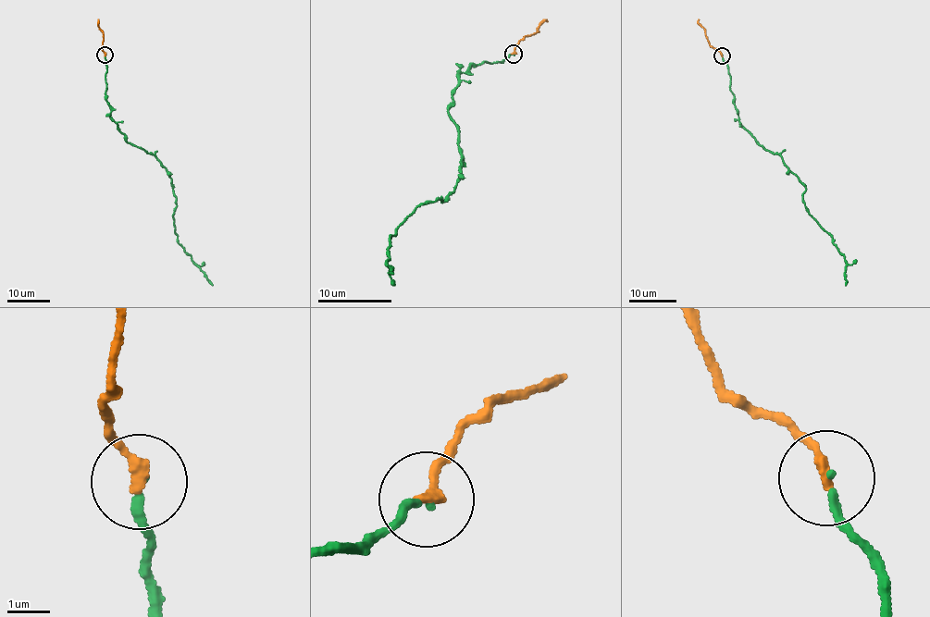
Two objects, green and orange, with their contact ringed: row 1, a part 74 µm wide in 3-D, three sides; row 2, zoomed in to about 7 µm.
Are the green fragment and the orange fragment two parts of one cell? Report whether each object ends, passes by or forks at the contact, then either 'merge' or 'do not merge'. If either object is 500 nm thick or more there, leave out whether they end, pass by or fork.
green ends | orange ends | merge

